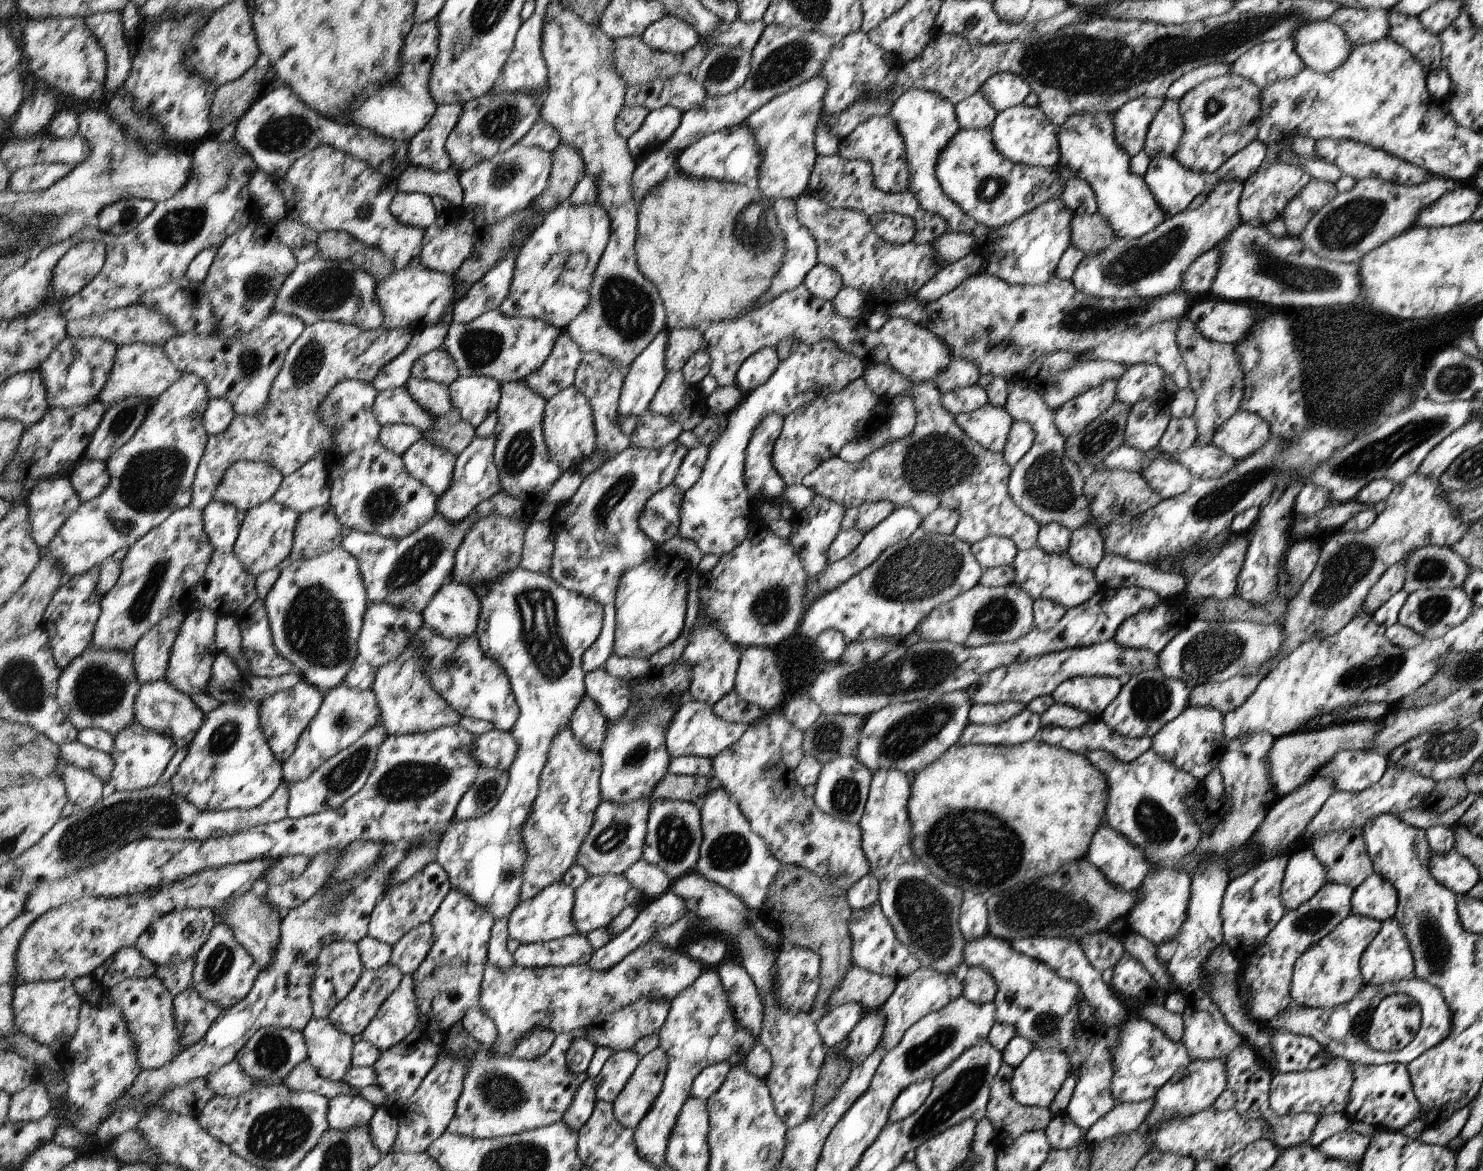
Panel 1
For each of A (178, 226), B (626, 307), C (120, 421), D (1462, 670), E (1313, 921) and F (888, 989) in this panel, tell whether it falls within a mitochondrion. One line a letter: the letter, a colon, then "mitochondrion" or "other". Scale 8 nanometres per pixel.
A: mitochondrion
B: mitochondrion
C: mitochondrion
D: mitochondrion
E: mitochondrion
F: other

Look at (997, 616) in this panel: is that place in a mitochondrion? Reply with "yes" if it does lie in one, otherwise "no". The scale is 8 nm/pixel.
yes

